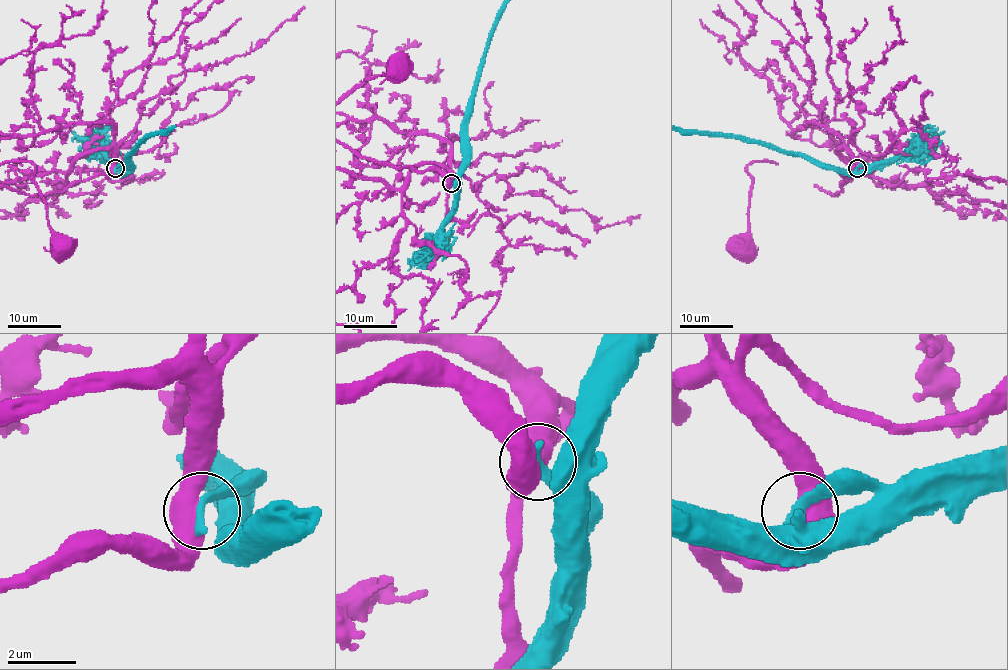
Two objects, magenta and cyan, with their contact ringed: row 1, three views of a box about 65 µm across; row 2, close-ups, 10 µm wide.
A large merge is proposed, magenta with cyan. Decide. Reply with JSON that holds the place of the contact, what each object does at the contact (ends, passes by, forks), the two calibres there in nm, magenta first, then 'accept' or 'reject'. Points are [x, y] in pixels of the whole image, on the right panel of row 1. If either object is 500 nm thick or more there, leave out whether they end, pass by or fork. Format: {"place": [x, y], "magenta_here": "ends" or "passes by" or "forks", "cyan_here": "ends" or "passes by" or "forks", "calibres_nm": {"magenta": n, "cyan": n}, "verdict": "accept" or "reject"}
{"place": [857, 168], "magenta_here": "forks", "cyan_here": "ends", "calibres_nm": {"magenta": 440, "cyan": 360}, "verdict": "reject"}

